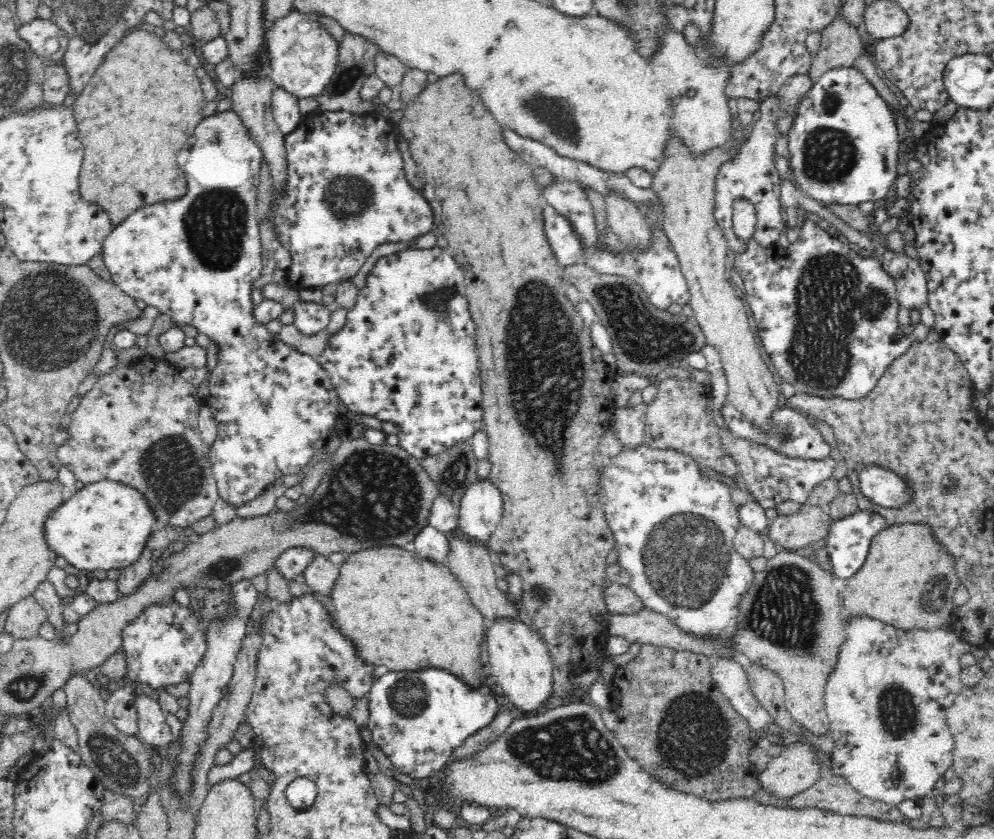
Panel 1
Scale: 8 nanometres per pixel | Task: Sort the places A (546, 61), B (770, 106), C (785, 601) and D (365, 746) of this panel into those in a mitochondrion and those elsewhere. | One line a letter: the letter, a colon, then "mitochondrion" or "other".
A: other
B: other
C: mitochondrion
D: other

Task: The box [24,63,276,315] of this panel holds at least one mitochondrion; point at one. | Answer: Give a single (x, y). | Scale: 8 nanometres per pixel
(214, 226)

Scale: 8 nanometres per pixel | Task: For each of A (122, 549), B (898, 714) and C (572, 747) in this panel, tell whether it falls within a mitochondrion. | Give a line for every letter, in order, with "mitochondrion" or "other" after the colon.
A: other
B: mitochondrion
C: mitochondrion

